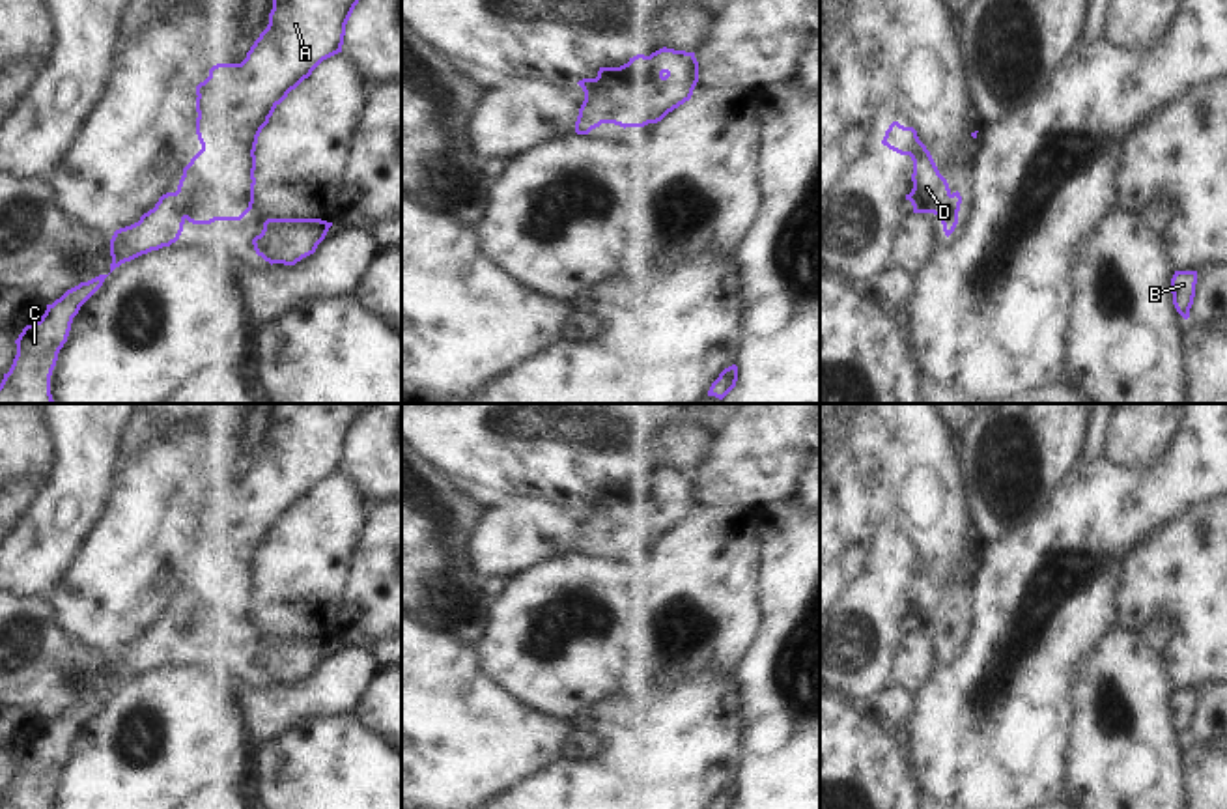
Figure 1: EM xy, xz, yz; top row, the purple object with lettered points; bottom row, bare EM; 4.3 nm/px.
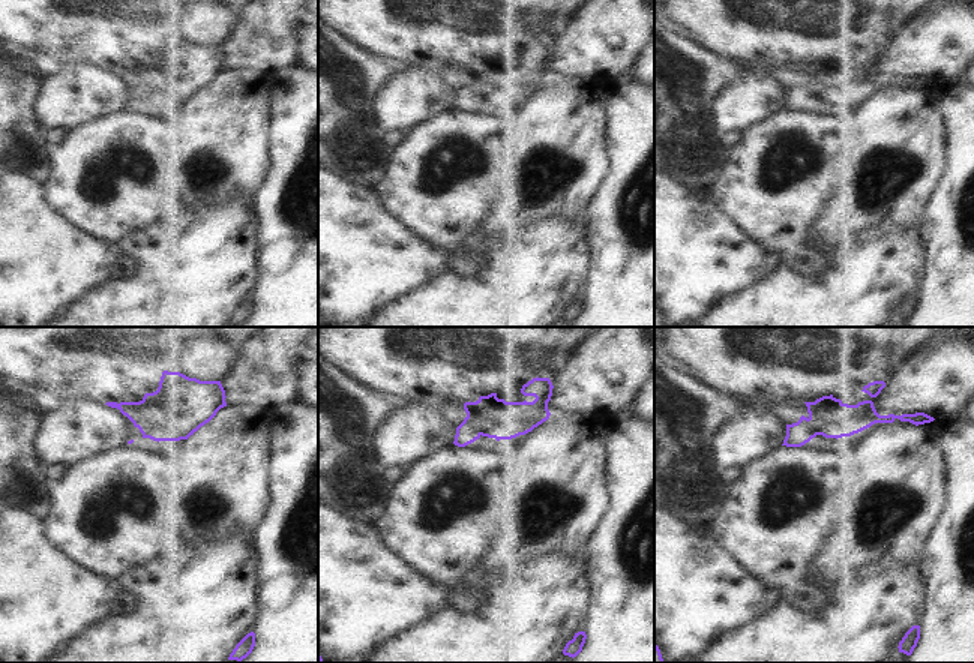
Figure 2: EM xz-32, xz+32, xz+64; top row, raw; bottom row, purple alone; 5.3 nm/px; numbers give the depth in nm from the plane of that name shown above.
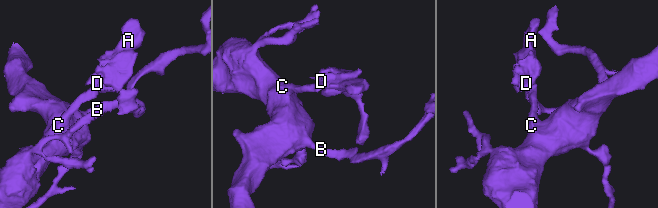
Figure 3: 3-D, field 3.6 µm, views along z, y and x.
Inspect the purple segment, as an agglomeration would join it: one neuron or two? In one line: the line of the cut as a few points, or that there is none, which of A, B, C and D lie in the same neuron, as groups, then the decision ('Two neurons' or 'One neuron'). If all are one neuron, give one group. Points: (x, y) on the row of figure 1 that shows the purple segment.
No split. Groups: A B C D. One neuron.

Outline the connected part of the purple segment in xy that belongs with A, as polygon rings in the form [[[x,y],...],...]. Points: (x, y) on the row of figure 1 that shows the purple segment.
[[[273,0],[269,24],[241,64],[217,64],[196,86],[196,135],[202,149],[183,168],[176,192],[159,198],[138,222],[110,239],[110,273],[151,250],[170,247],[183,224],[241,220],[254,204],[256,144],[275,108],[327,58],[342,52],[346,24],[359,0]]]

